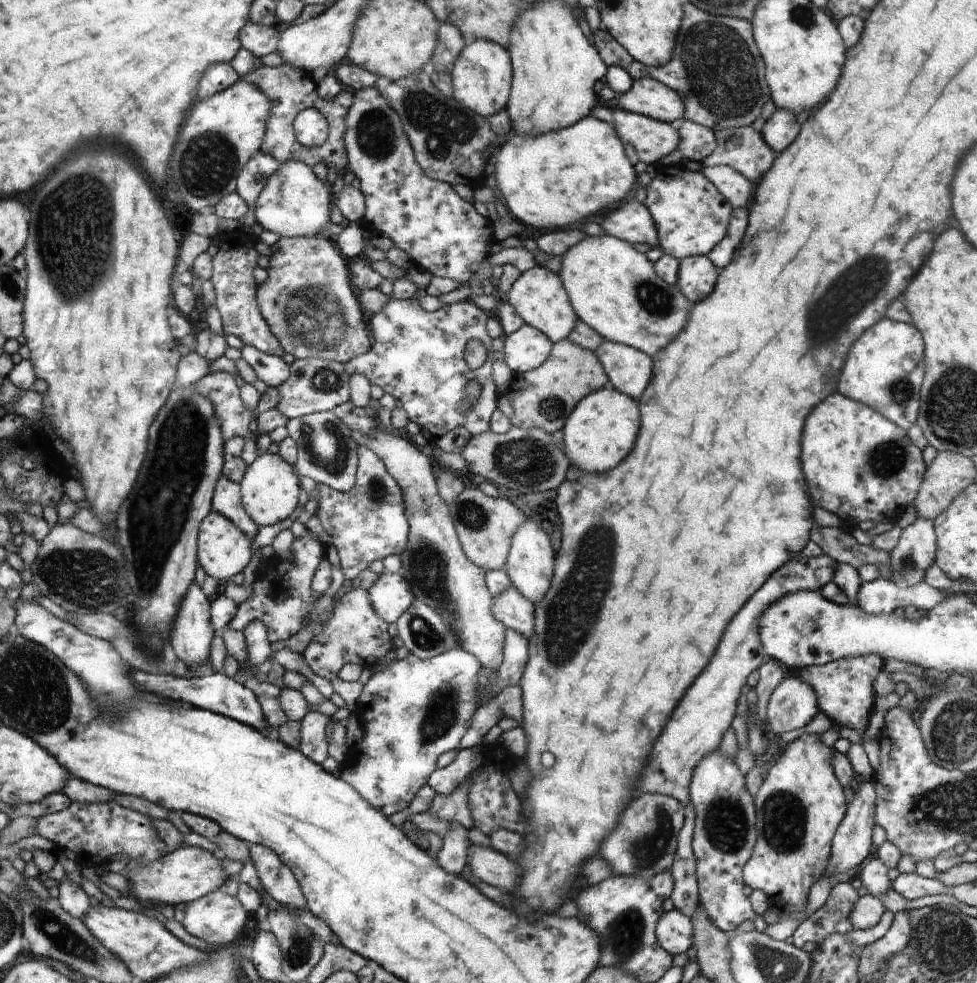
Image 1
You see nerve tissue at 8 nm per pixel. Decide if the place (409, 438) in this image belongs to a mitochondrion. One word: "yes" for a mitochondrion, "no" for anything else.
no

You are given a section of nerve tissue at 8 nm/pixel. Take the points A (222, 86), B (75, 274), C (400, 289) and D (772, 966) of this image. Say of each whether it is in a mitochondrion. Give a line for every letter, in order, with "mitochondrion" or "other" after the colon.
A: other
B: mitochondrion
C: other
D: mitochondrion

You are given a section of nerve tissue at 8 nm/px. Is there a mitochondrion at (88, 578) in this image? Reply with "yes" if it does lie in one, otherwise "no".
yes

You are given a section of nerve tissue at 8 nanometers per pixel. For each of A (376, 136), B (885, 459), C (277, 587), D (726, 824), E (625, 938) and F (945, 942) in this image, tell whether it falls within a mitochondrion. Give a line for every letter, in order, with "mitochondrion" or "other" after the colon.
A: mitochondrion
B: mitochondrion
C: other
D: mitochondrion
E: mitochondrion
F: mitochondrion

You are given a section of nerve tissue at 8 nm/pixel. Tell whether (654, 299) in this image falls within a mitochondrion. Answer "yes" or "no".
yes

